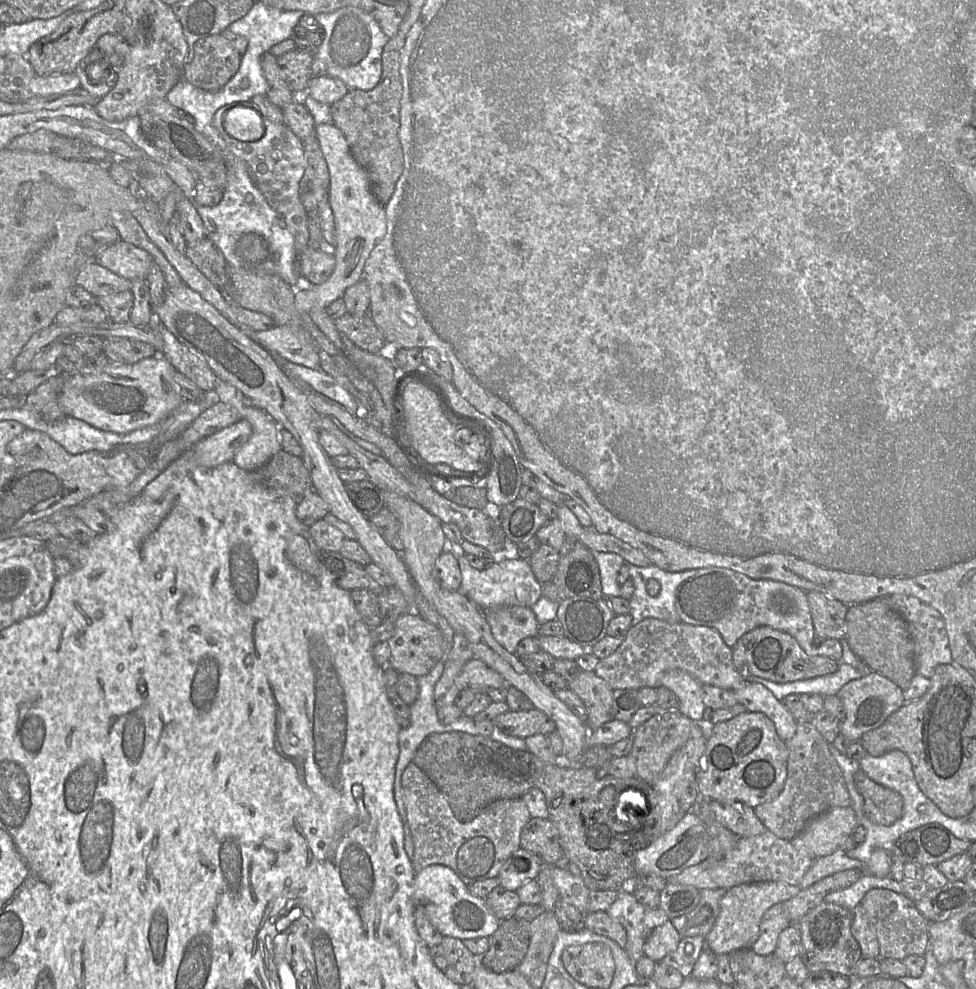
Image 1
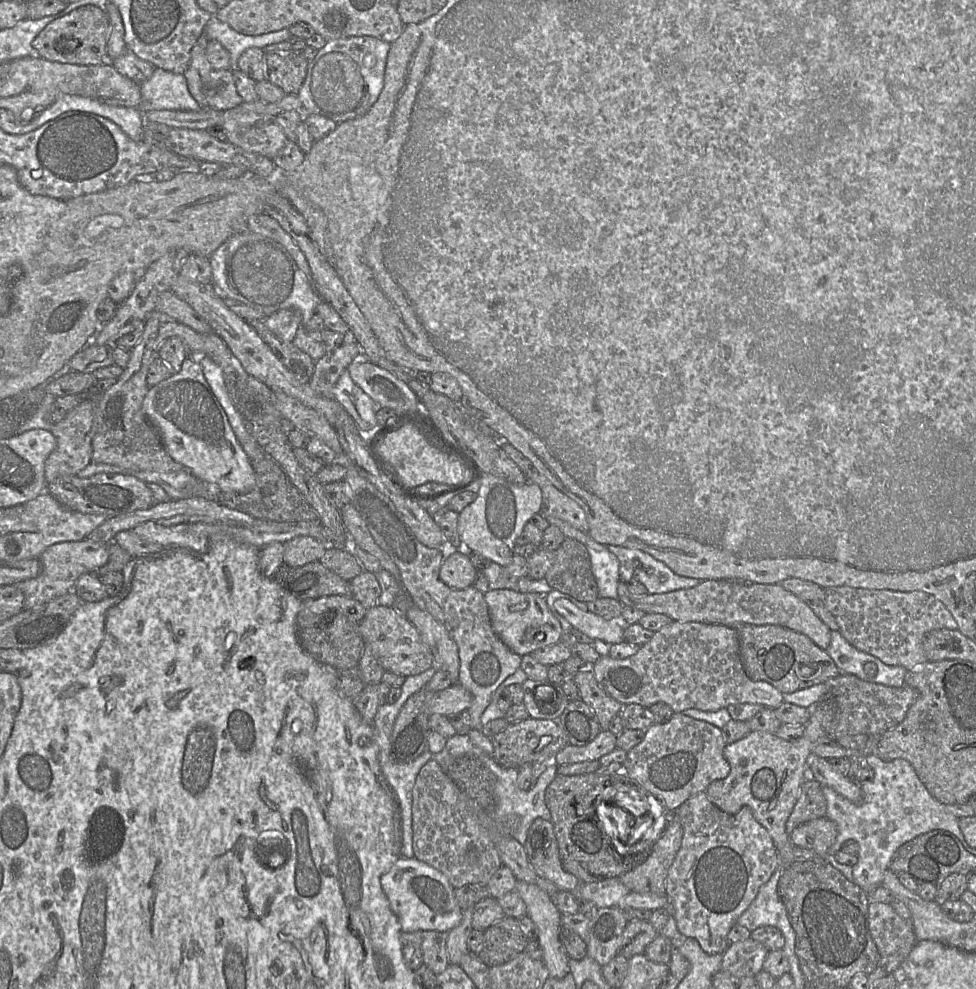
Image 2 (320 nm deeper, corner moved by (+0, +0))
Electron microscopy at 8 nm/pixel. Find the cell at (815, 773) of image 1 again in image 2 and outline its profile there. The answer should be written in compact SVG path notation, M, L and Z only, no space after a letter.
M808 777L801 785L799 797L786 821L786 832L790 835L795 827L825 816L826 800L822 792L822 785Z

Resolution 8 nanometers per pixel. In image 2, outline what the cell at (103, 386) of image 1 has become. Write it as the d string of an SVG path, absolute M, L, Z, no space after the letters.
M189 355L178 373L150 387L142 408L158 430L167 453L197 479L217 485L222 492L243 494L255 487L254 468L205 379L198 357Z

